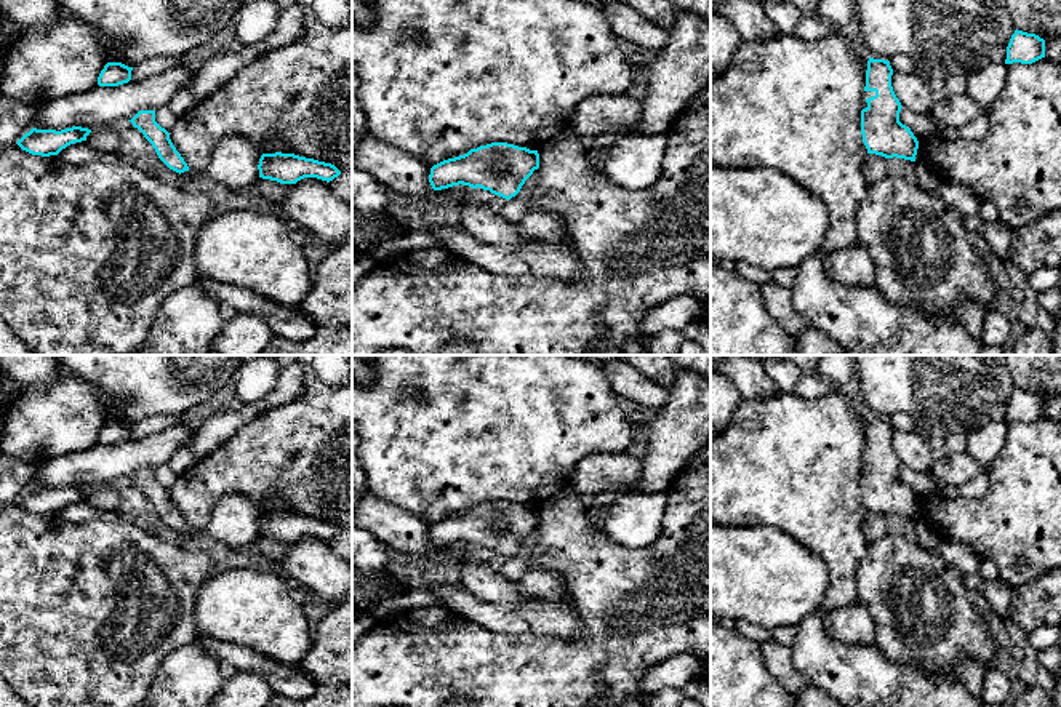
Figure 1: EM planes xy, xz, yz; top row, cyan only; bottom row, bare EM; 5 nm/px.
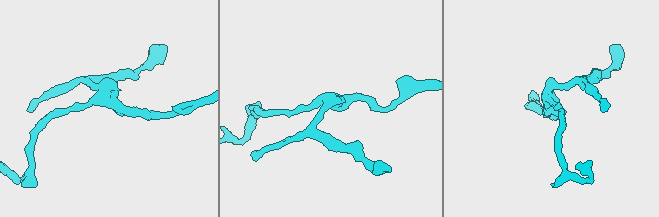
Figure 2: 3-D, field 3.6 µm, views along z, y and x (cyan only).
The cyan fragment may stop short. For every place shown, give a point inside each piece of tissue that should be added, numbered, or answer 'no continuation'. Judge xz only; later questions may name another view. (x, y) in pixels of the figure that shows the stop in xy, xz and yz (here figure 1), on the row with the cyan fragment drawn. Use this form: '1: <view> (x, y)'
no continuation

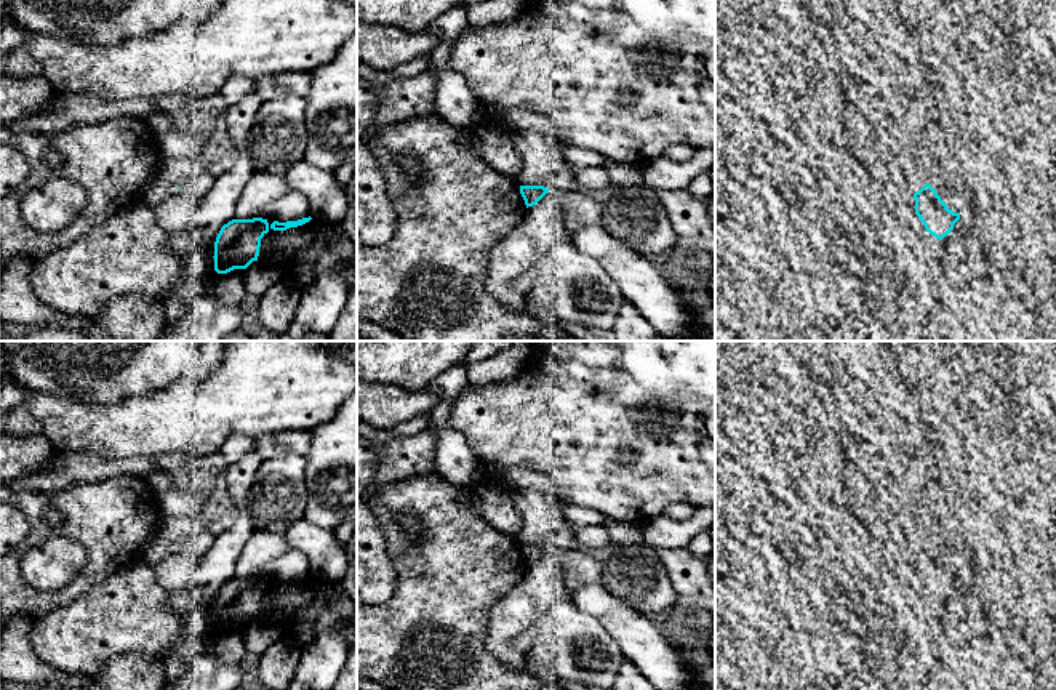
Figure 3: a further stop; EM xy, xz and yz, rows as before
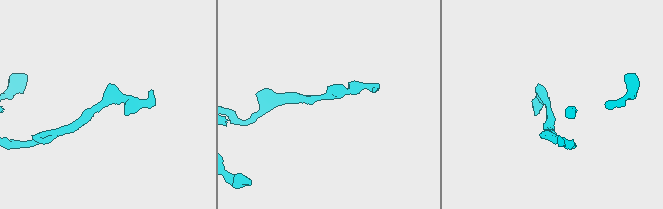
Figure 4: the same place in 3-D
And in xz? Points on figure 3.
no continuation

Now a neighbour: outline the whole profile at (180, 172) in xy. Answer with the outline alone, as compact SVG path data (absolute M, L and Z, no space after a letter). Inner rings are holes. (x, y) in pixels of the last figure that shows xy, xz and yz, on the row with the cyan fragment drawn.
M200 150L186 158L162 155L157 176L179 189L189 189L192 181L205 171L208 171L208 166Z

